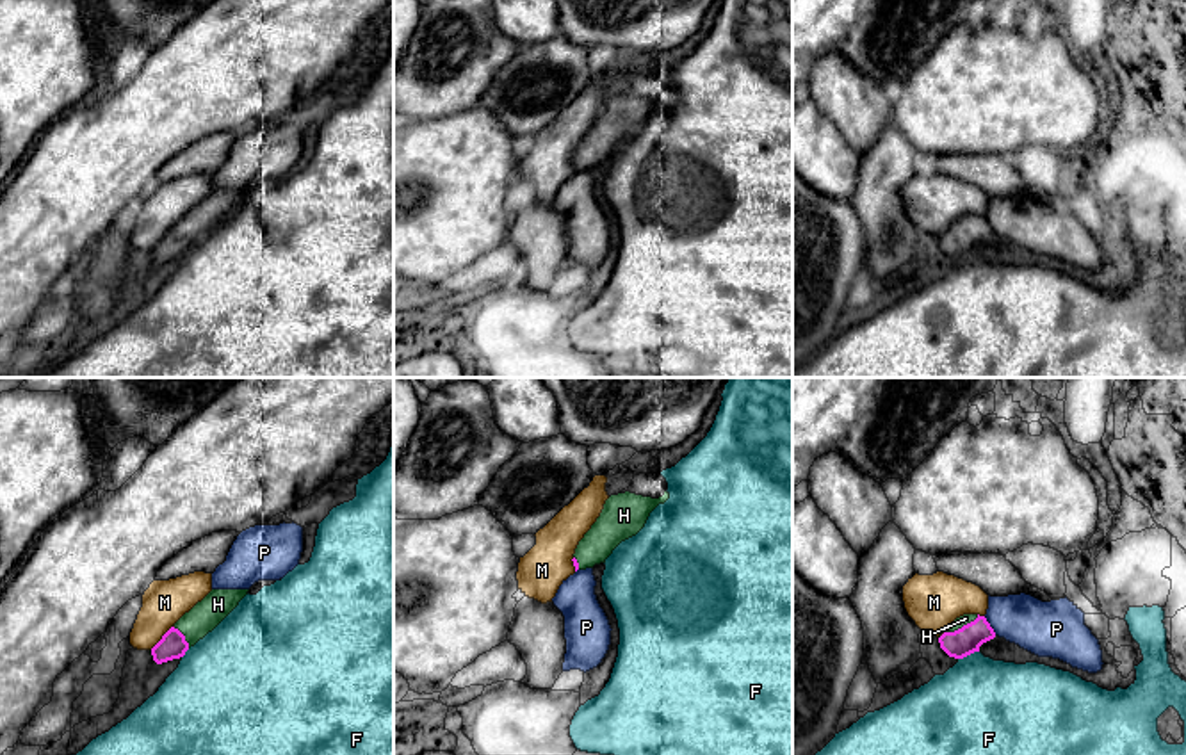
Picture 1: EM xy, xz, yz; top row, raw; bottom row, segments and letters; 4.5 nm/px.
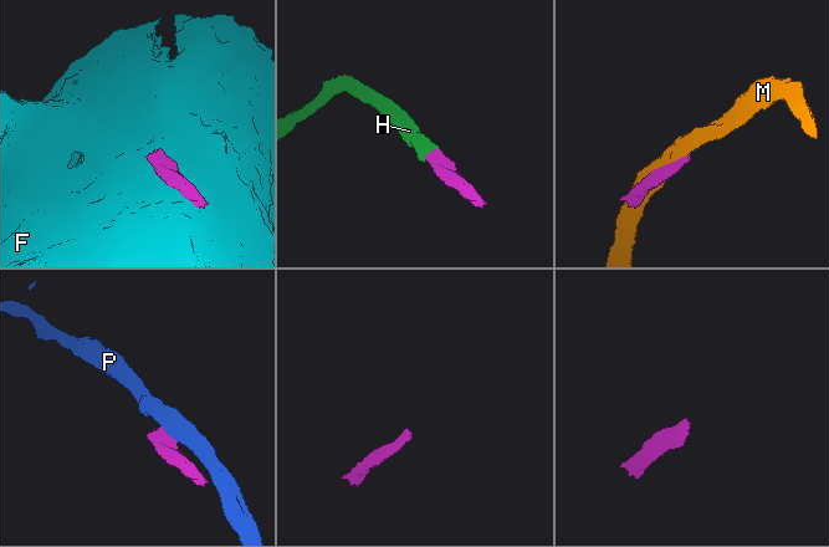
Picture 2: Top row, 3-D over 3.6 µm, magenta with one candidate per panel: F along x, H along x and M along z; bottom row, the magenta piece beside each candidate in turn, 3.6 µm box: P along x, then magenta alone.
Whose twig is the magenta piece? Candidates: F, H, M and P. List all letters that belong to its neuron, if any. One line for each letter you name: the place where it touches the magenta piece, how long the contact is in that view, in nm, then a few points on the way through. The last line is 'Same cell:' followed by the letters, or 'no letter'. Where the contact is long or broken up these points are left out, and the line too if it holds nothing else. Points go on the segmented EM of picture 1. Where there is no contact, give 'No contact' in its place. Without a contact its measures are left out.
H: Touches magenta at yz (964, 625). Shared border 170 nm. Path across: yz (967, 640), (964, 625), (966, 618)
Same cell: H

